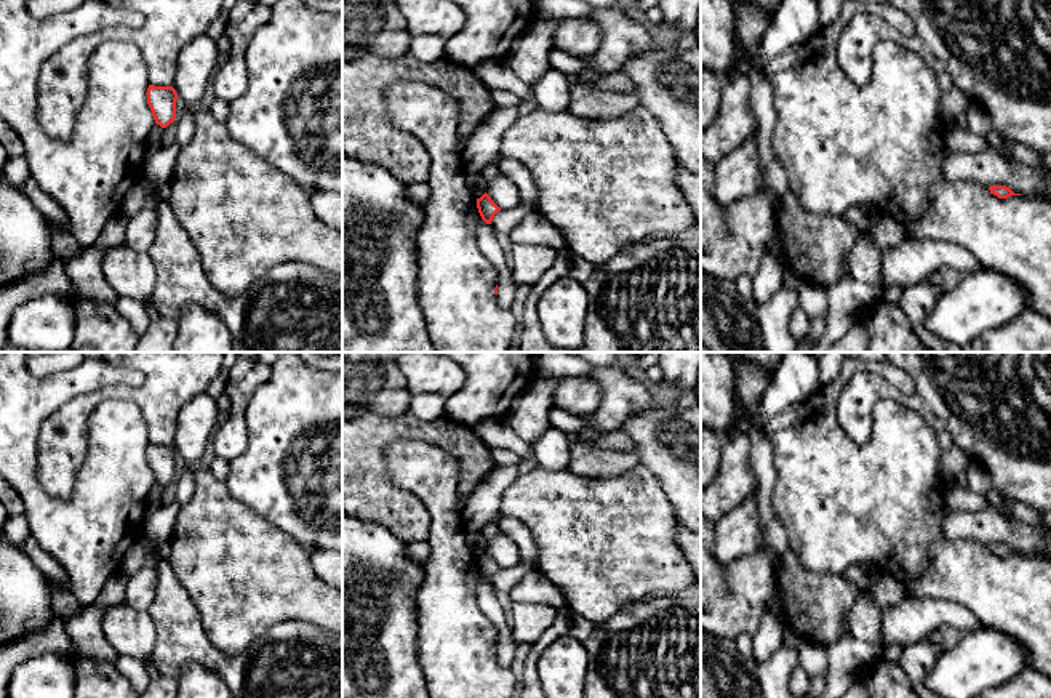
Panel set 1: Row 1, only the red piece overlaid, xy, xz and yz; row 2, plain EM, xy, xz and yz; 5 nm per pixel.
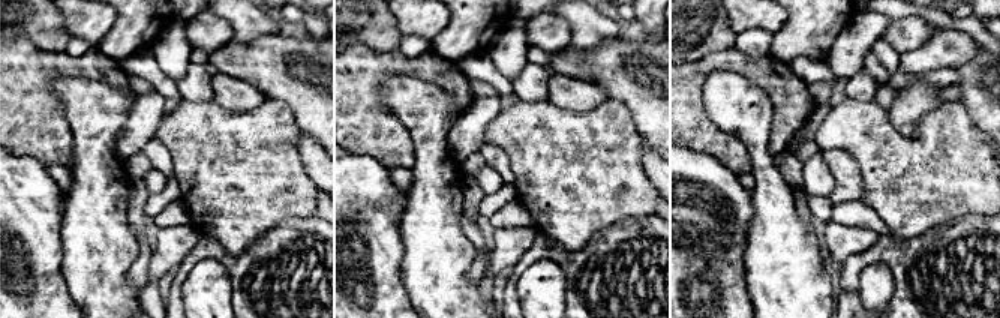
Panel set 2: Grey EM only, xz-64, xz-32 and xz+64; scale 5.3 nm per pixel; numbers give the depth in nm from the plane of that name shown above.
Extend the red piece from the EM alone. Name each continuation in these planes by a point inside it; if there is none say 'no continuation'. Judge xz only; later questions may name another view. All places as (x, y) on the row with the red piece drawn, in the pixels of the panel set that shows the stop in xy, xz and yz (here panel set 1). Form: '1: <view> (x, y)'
no continuation

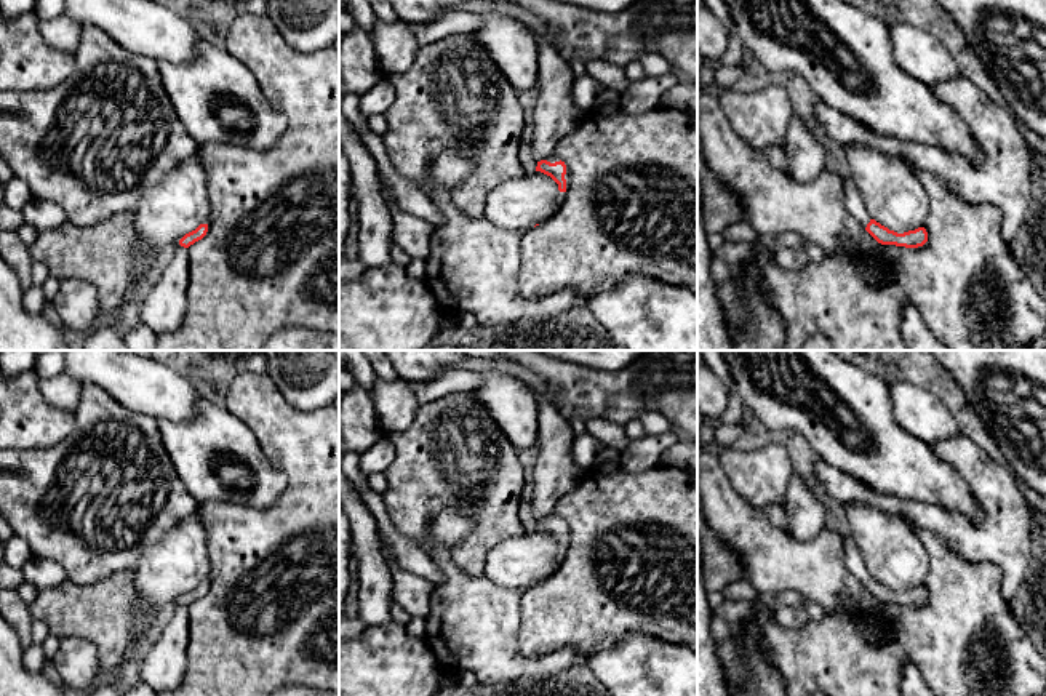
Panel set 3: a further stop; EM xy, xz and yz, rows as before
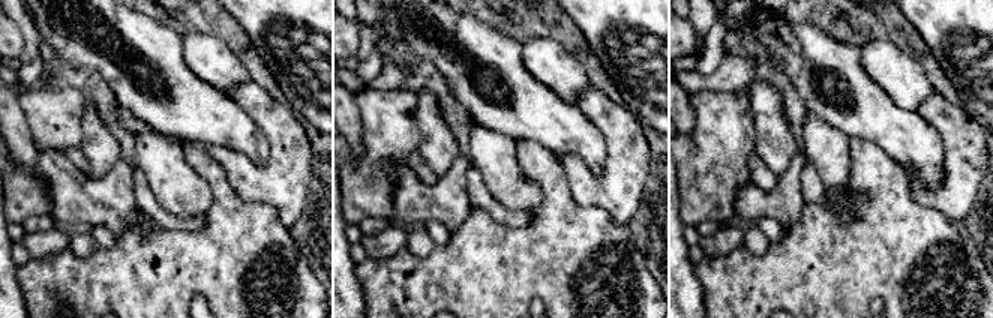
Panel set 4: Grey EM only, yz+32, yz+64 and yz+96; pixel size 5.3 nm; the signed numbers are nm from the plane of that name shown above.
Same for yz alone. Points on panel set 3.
1: yz (853, 200)

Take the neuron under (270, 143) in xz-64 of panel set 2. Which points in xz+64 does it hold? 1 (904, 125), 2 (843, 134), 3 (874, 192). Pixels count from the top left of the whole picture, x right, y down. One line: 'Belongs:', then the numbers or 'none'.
Belongs: 2, 3

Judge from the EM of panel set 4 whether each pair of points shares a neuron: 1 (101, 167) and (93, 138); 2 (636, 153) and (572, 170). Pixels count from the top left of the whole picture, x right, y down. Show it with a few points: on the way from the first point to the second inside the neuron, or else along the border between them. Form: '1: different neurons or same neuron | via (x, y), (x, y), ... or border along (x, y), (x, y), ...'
1: same neuron | via (101, 159), (99, 146)
2: same neuron | via (620, 170), (608, 182), (588, 182)

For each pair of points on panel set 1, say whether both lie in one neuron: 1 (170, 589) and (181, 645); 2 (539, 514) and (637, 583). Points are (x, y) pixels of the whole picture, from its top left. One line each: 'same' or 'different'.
1: same
2: same

